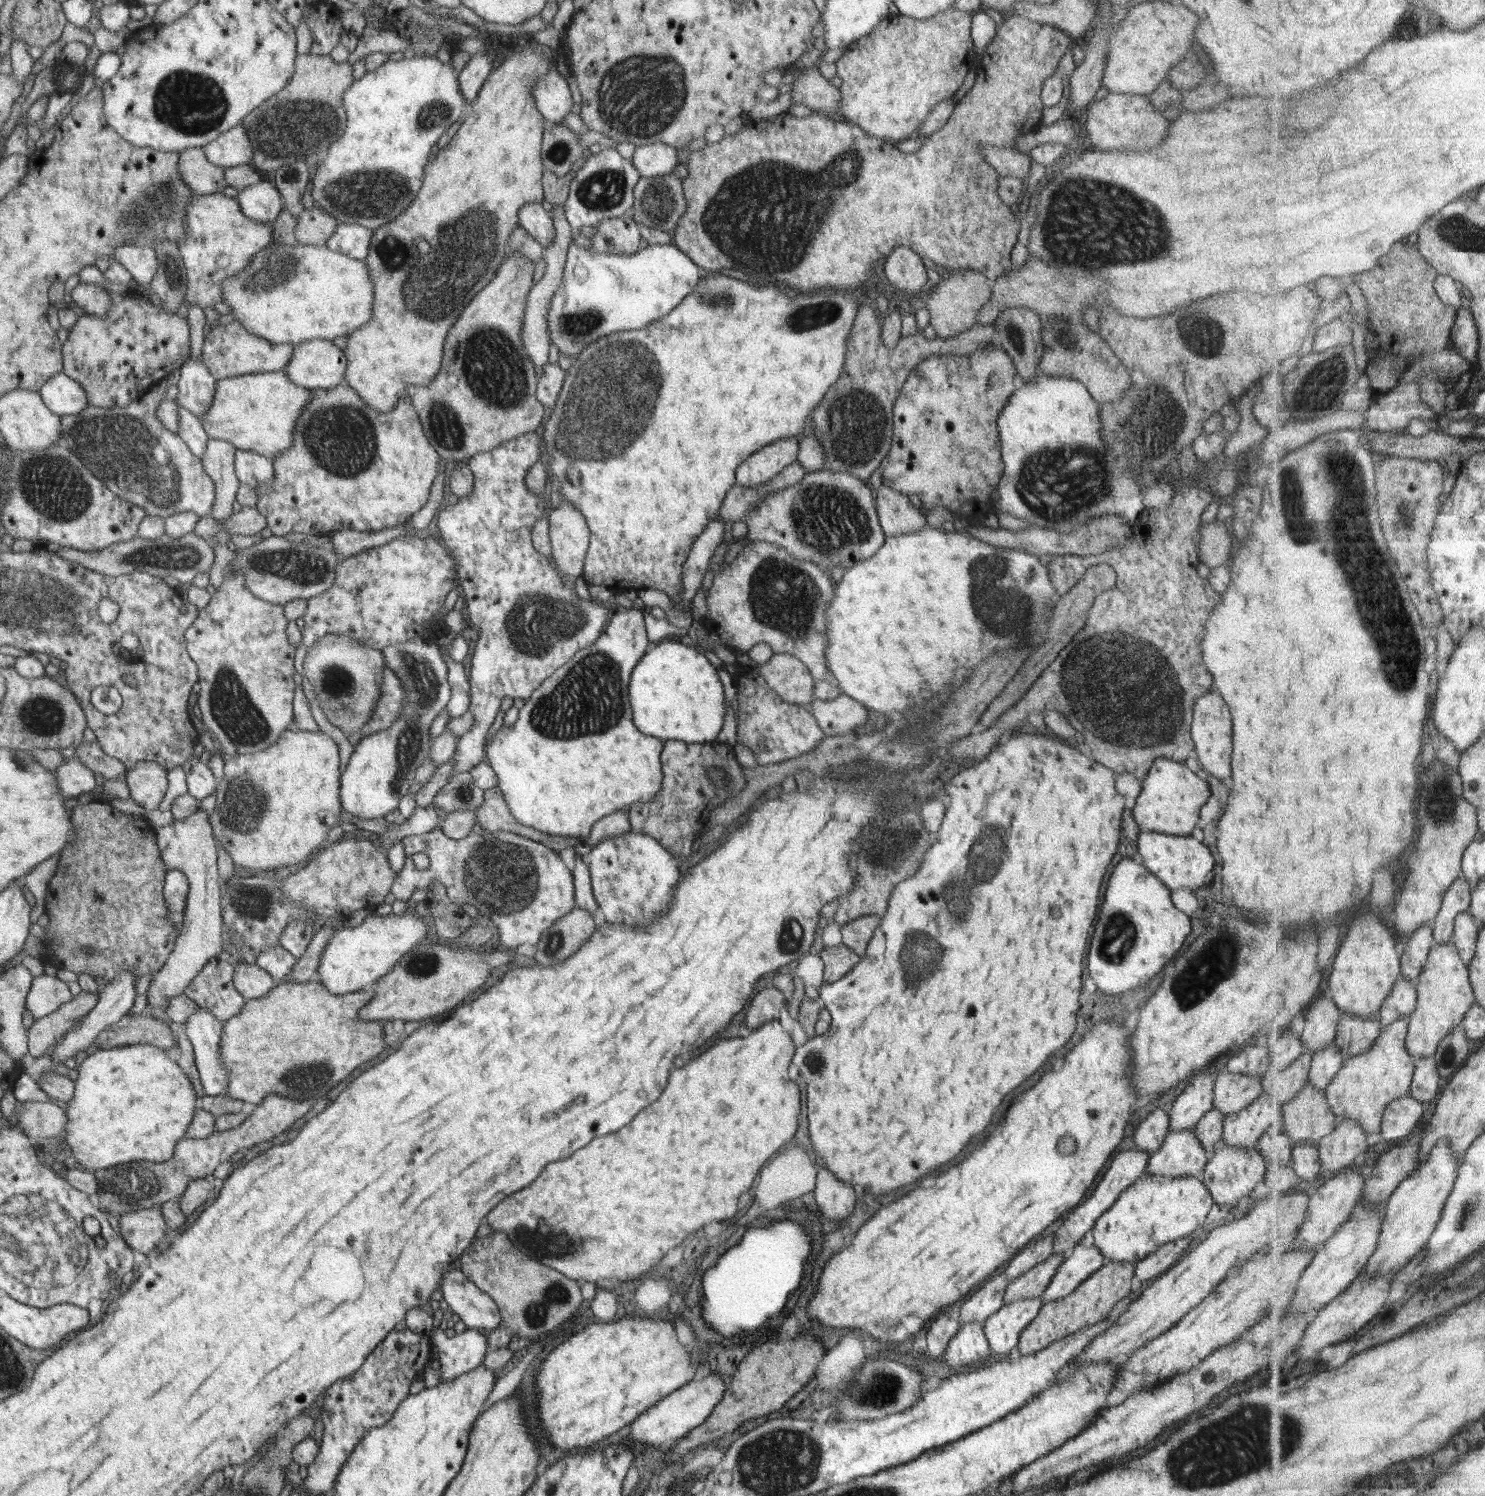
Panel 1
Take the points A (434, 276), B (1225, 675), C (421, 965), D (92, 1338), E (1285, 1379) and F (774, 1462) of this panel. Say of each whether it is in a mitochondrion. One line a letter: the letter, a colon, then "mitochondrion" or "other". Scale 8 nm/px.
A: mitochondrion
B: other
C: mitochondrion
D: other
E: other
F: mitochondrion

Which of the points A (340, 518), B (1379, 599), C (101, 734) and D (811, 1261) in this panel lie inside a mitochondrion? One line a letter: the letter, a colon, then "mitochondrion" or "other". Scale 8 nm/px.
A: other
B: mitochondrion
C: other
D: other

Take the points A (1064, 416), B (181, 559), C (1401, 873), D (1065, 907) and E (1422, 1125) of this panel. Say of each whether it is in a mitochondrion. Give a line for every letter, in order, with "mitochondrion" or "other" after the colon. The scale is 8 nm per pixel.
A: other
B: mitochondrion
C: other
D: other
E: other

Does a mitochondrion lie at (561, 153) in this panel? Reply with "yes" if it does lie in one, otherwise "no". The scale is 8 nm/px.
yes

